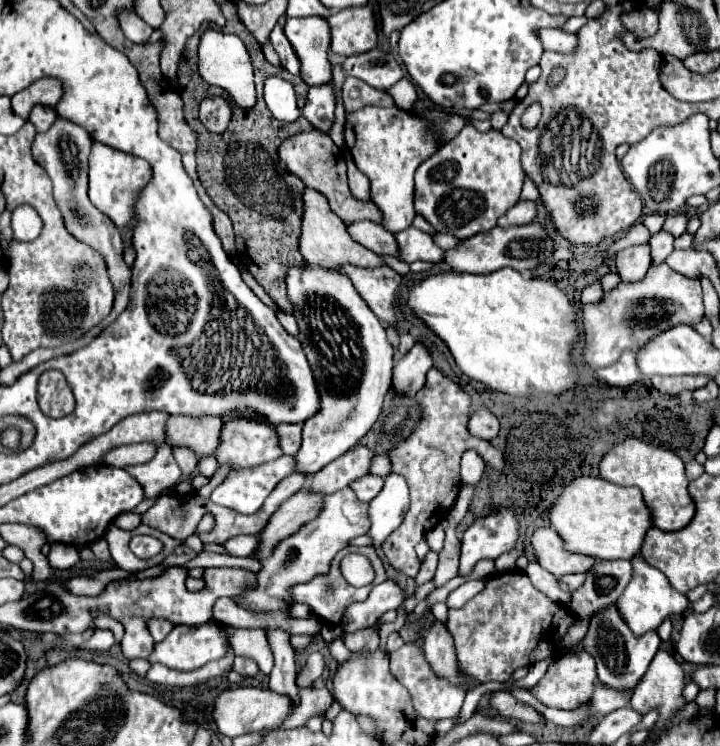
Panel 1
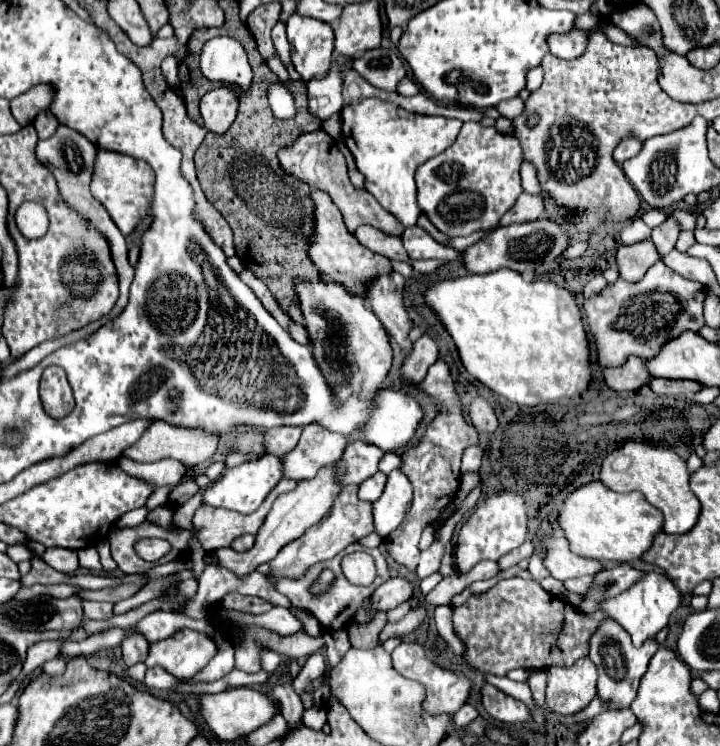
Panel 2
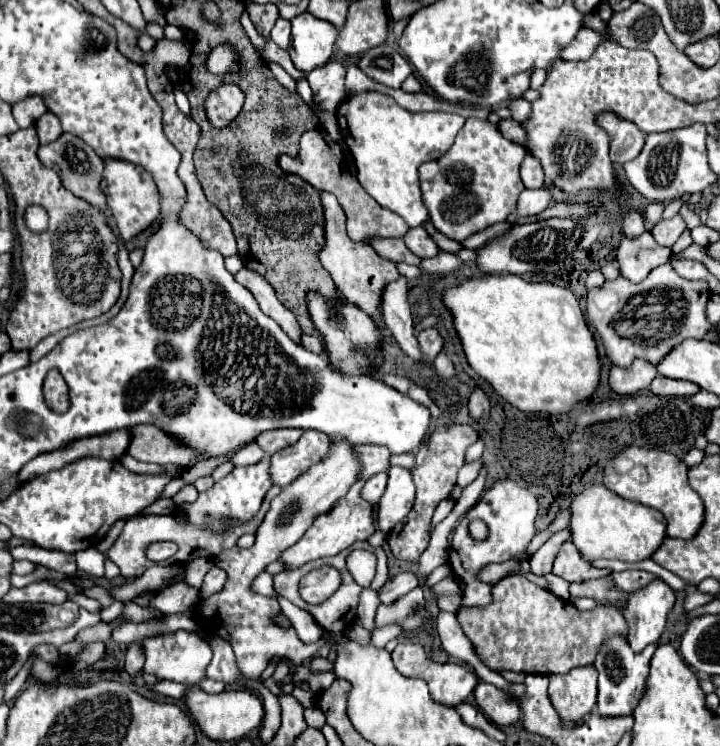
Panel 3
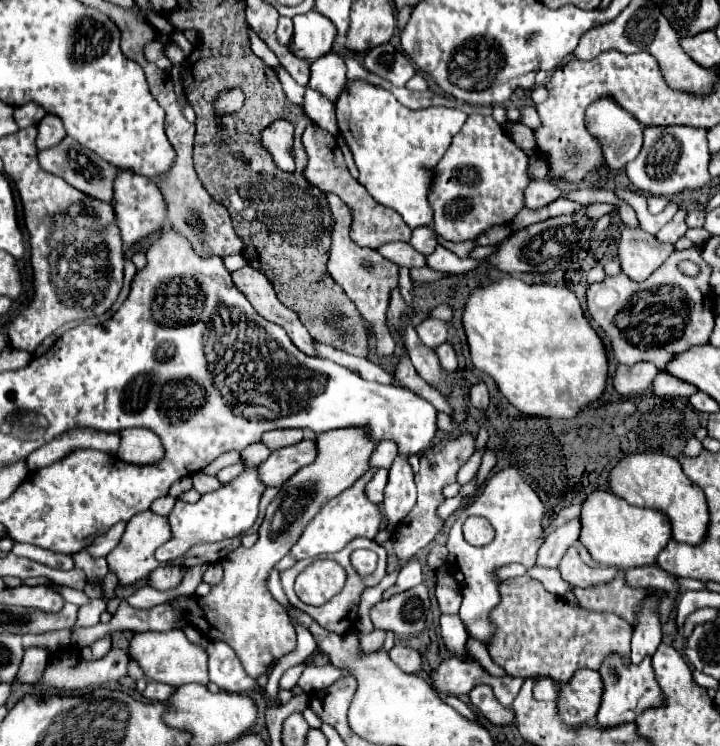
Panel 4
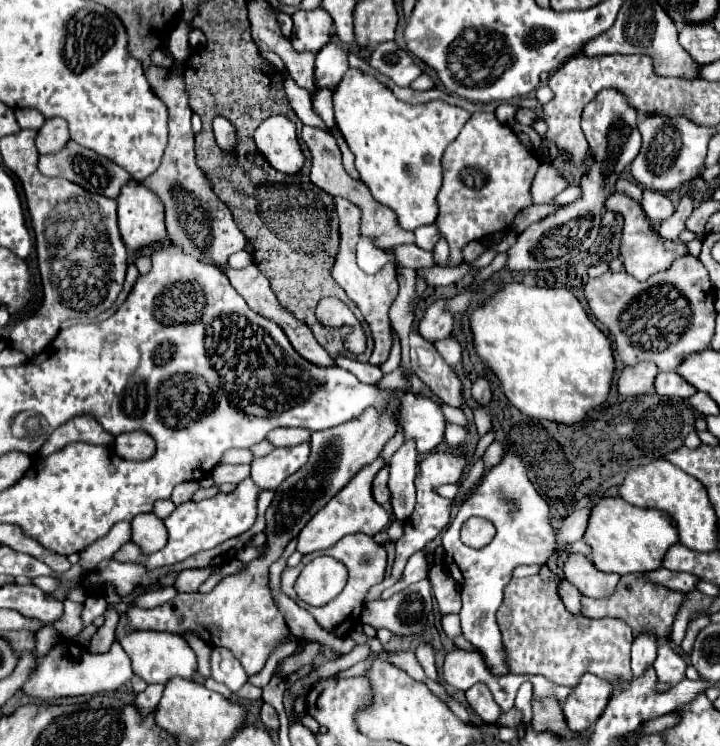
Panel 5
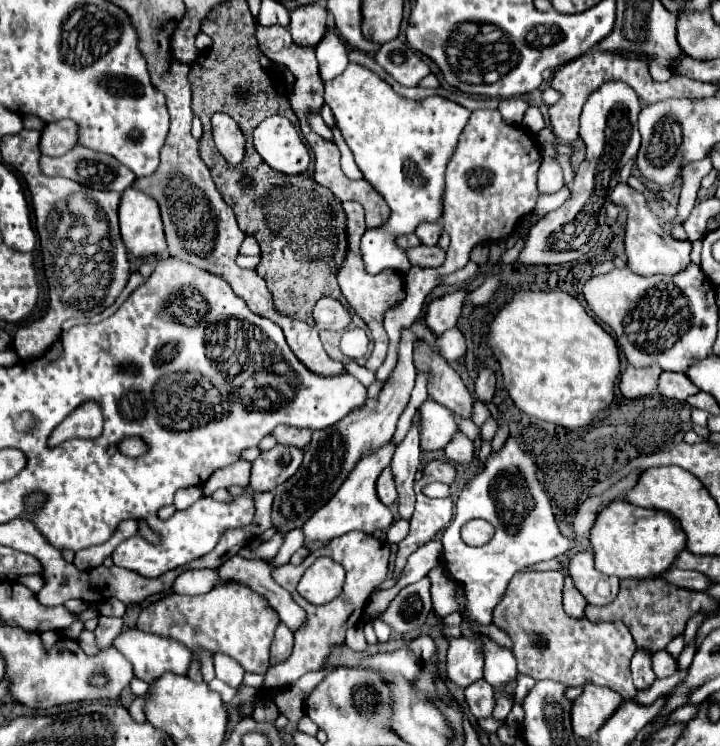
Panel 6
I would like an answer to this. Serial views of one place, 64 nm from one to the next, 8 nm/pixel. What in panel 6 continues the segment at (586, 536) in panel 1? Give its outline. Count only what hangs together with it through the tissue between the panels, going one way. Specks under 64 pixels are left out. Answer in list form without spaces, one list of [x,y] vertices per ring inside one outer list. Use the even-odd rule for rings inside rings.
[[[624,500],[610,502],[596,518],[590,530],[590,542],[596,556],[596,570],[620,580],[646,580],[662,576],[672,568],[674,560],[686,550],[686,534],[680,524],[664,510],[638,508]]]

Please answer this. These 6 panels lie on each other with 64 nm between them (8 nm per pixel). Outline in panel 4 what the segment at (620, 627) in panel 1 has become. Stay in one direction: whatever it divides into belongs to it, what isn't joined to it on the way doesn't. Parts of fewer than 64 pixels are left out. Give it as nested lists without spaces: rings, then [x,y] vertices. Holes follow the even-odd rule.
[[[610,658],[610,662],[602,666],[600,676],[606,682],[606,698],[602,698],[602,710],[598,710],[598,718],[596,718],[600,728],[614,728],[620,724],[636,722],[636,718],[648,708],[660,708],[664,704],[664,696],[654,678],[650,658],[644,658],[640,666],[634,666],[634,664],[622,666],[618,658]]]

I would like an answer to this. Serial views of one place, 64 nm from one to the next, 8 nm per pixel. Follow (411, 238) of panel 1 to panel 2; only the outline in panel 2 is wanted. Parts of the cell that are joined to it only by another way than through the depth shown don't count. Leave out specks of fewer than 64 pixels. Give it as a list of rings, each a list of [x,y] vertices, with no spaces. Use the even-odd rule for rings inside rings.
[[[418,226],[406,228],[402,234],[402,242],[406,246],[406,252],[414,260],[418,260],[418,258],[440,258],[444,261],[458,261],[461,258],[460,251],[438,244],[426,230],[422,230]]]

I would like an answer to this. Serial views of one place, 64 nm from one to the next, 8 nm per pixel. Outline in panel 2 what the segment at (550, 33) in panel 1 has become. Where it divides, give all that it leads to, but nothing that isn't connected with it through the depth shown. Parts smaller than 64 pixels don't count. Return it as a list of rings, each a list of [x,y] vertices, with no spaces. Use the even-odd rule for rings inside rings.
[[[572,30],[570,34],[552,34],[550,36],[550,52],[564,60],[582,56],[586,46],[588,46],[588,32],[584,32],[584,30]]]

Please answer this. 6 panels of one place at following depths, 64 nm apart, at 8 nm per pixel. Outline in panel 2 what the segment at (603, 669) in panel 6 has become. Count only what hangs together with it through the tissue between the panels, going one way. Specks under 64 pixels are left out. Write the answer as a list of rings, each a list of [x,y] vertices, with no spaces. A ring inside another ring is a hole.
[[[522,578],[500,580],[488,592],[480,596],[472,596],[462,606],[454,608],[454,628],[456,634],[462,638],[462,642],[466,644],[466,654],[464,654],[466,662],[480,672],[490,672],[496,676],[506,676],[506,672],[514,668],[548,670],[552,666],[572,666],[576,660],[588,656],[590,636],[602,626],[606,618],[608,614],[604,614],[602,610],[598,610],[592,616],[586,616],[568,602],[542,590],[540,584]]]

